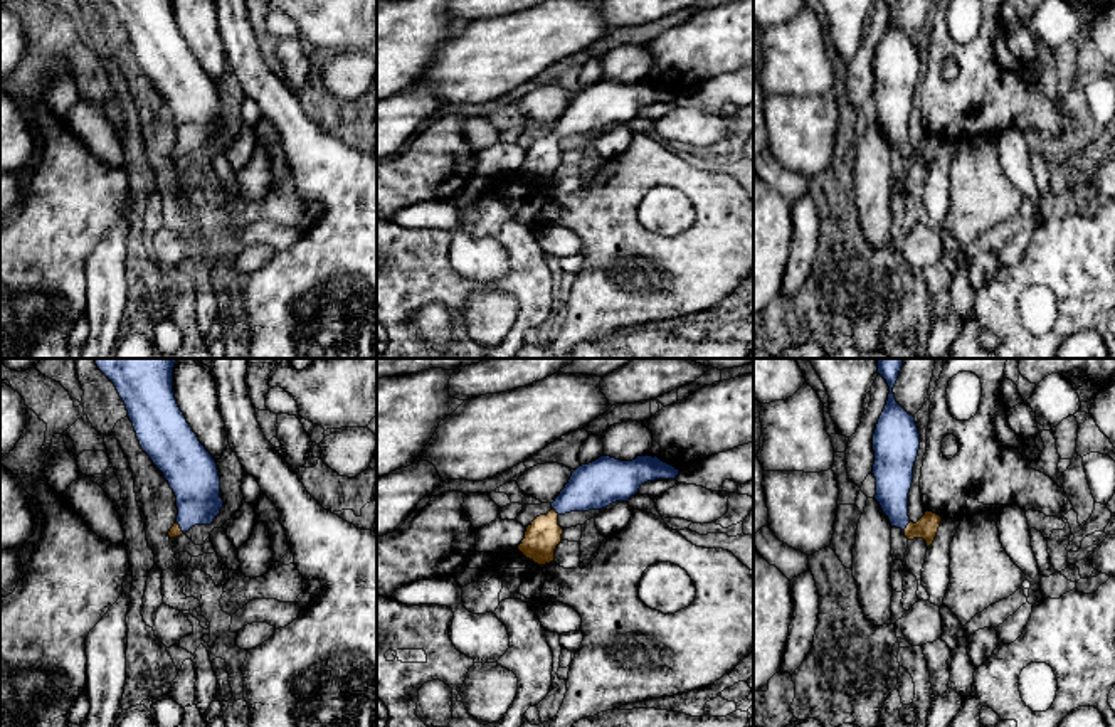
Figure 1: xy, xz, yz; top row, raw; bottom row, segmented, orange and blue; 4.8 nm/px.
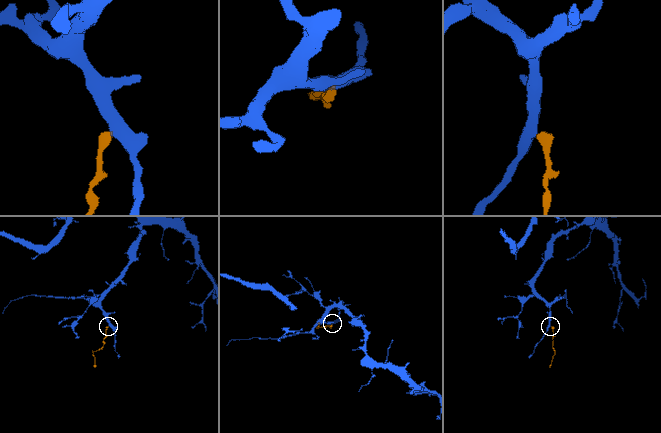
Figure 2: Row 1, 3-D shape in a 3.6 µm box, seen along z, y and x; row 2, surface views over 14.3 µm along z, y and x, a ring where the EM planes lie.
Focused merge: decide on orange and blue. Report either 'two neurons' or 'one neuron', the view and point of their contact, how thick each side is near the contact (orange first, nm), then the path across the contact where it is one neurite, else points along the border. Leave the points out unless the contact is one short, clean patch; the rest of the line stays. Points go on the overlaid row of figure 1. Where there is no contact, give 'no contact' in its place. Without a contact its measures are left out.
one neuron; contact yz (907, 527); calibres 110 and 180 nm; way yz (927, 527), (907, 527), (893, 502), (893, 477)

